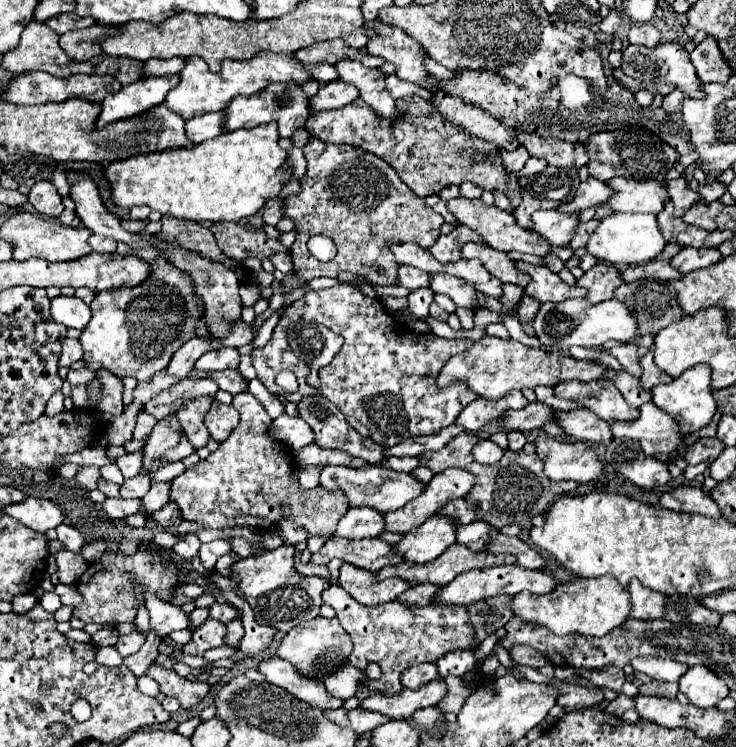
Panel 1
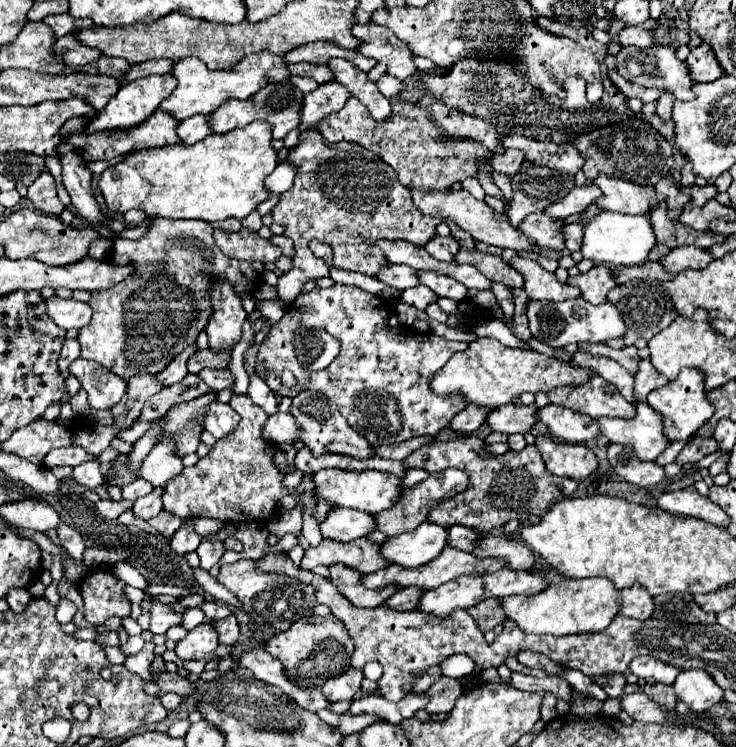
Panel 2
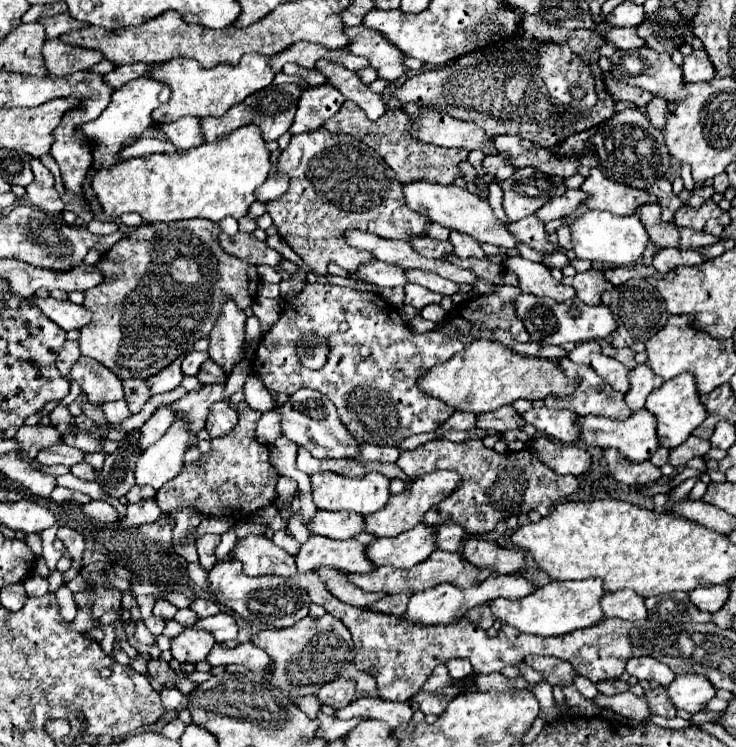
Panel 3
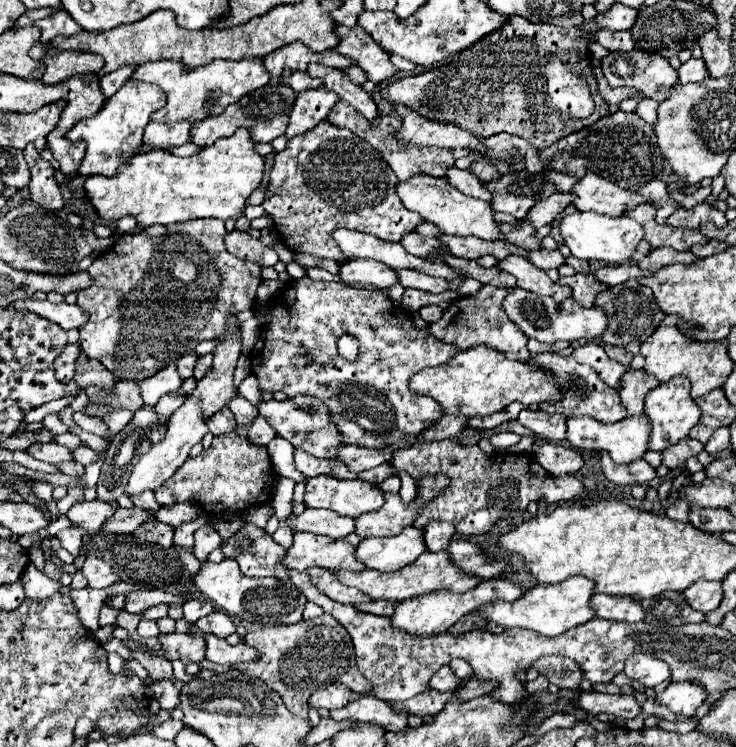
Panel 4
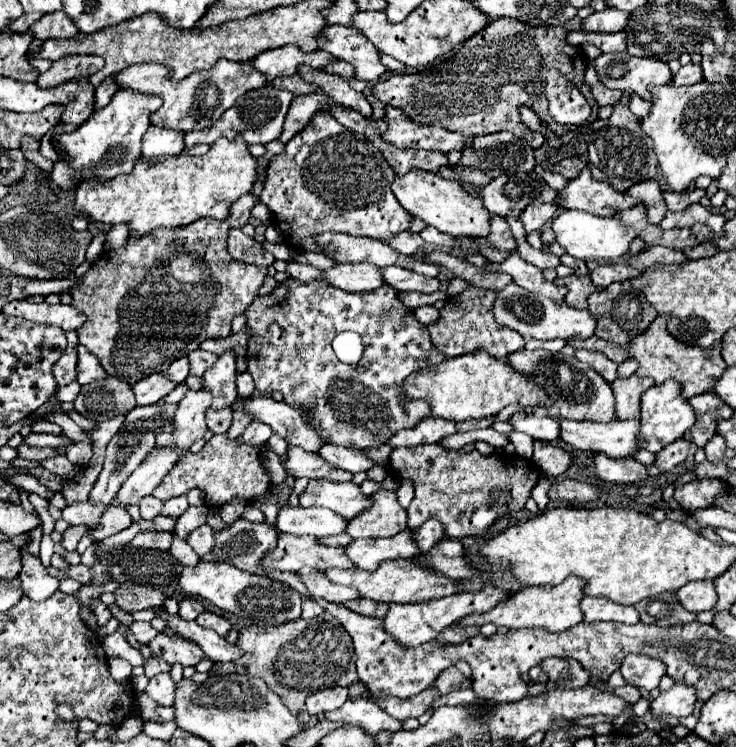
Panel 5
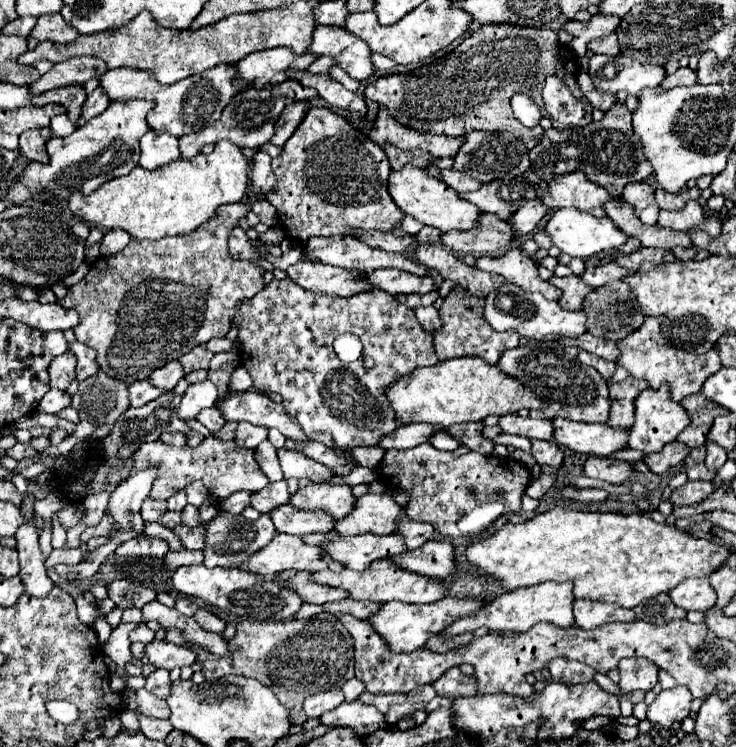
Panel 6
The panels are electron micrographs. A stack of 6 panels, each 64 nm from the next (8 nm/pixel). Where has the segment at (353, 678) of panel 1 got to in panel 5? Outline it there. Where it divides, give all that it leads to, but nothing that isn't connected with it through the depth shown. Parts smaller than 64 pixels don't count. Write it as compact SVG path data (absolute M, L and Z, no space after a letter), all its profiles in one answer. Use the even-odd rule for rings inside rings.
M342 686L326 688L326 690L320 690L320 692L314 692L312 696L308 696L308 712L320 714L320 712L336 710L346 700L348 700L348 688L342 688Z

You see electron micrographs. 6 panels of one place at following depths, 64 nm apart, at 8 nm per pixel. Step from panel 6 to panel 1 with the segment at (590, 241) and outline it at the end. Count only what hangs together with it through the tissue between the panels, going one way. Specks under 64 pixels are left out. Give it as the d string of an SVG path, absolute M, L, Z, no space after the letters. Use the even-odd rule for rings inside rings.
M614 212L600 222L596 232L590 236L586 248L604 264L612 266L638 266L654 260L664 252L668 240L662 236L658 220L654 214L624 214Z

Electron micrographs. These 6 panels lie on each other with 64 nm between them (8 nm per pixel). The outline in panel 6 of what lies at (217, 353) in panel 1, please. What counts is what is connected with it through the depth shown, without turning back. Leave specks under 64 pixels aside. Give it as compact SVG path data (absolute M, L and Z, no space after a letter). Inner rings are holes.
M180 360L168 362L164 368L152 372L152 376L150 376L150 380L152 380L156 386L166 388L166 390L172 390L182 378L184 378L184 370L182 370L182 362L180 362Z

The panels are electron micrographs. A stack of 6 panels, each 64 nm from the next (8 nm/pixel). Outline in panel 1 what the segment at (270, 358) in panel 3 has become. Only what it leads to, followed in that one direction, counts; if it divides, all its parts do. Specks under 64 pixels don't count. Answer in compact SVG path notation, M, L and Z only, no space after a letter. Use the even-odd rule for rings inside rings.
M338 284L326 290L306 292L300 300L296 300L282 314L270 342L264 348L252 350L250 356L258 380L268 388L268 392L288 402L300 402L306 396L324 396L340 408L356 432L372 438L378 444L394 446L412 436L440 432L442 428L450 426L472 400L478 398L476 392L472 392L466 384L452 384L446 390L438 388L436 384L444 364L452 356L468 350L472 344L474 342L468 342L468 338L446 340L432 332L416 334L408 326L400 324L380 300L364 296L350 284ZM292 316L296 316L296 320L316 320L344 338L344 346L334 360L318 370L320 388L306 384L306 362L300 360L286 342L288 318ZM280 370L290 370L298 378L300 390L296 394L284 394L280 386L276 386L274 380Z

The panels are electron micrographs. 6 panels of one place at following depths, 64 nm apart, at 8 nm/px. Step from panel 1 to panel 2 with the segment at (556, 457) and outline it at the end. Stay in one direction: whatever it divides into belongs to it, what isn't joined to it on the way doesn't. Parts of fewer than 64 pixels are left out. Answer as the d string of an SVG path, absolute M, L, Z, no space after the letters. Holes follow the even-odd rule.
M538 436L536 448L552 476L584 480L598 468L596 454L584 444L568 444L550 436Z

